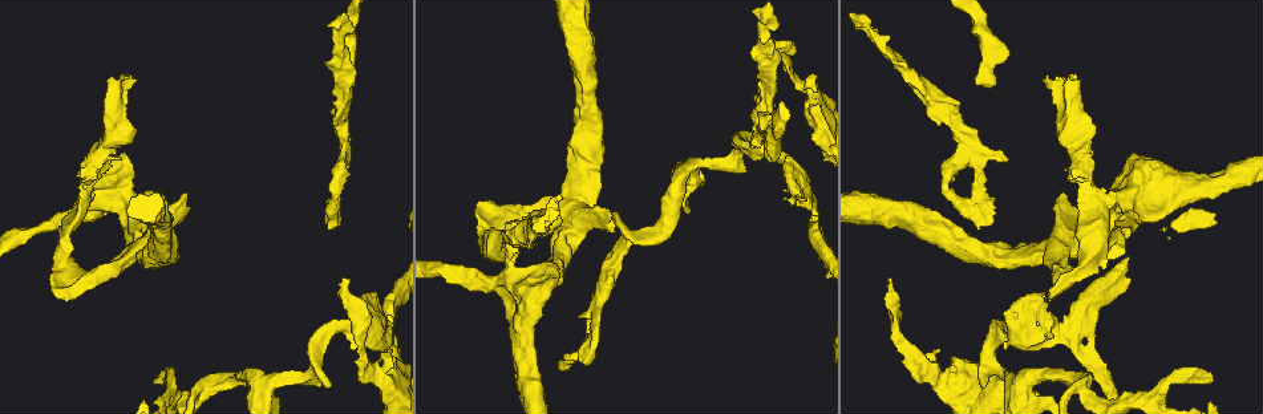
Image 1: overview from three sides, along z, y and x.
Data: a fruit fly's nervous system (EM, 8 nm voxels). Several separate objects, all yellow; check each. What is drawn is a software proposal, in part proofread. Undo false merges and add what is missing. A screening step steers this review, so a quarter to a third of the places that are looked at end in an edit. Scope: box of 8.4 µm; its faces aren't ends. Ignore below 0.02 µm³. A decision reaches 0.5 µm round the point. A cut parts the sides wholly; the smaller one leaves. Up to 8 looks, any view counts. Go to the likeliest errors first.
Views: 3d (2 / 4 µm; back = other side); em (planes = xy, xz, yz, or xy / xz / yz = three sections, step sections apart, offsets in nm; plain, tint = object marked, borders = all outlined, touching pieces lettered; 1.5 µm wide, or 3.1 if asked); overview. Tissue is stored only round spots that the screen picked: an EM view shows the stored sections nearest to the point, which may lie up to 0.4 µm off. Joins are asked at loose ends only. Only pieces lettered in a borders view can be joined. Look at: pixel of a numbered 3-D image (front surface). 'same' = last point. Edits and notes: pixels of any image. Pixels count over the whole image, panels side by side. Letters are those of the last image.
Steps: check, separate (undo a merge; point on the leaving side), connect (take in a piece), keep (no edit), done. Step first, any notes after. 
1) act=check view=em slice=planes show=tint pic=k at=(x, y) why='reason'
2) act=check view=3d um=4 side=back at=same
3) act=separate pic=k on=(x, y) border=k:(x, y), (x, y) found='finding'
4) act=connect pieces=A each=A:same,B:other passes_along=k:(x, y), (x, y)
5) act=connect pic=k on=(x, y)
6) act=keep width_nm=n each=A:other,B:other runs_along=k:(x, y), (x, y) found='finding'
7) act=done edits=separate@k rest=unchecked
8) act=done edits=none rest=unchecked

act=check view=em slice=yz step=4 show=tint pic=1 at=(182, 196) why='free end'

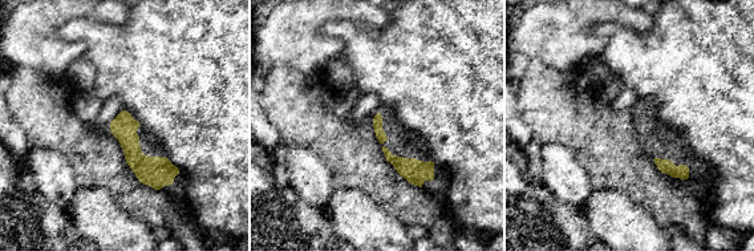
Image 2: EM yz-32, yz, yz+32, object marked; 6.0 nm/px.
act=check view=em slice=planes show=borders at=same why='cut it another way'

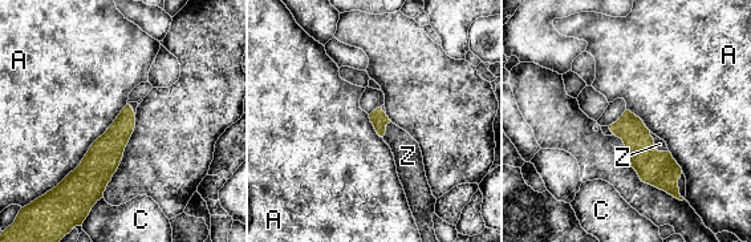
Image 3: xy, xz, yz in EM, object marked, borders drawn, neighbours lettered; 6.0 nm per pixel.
act=connect pieces=Z each=A:other,C:other,Z:same passes_along=3:(660, 169), (654, 146), (660, 144) found='the neuron continues'

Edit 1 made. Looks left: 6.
act=check view=overview

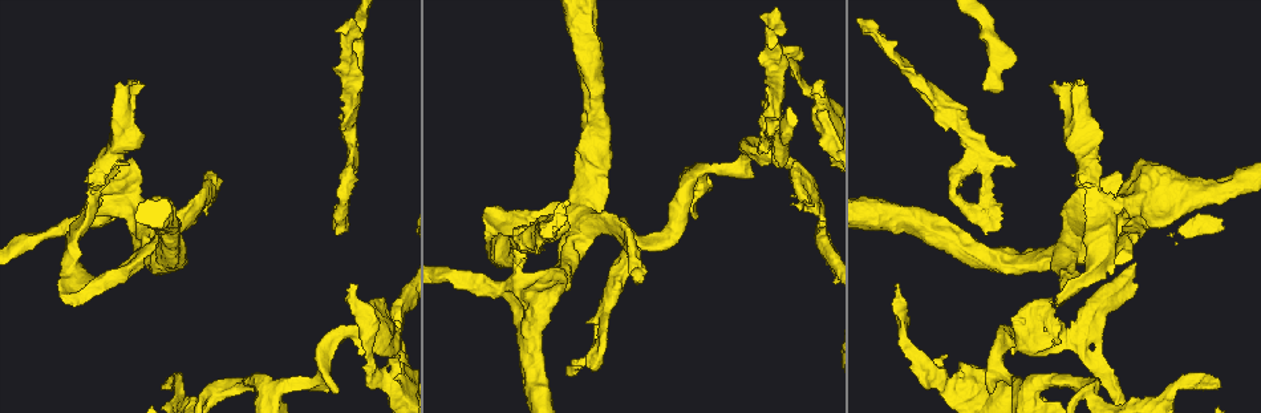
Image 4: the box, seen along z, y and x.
act=check view=em slice=planes show=plain pic=4 at=(391, 356) why='branch stops here'

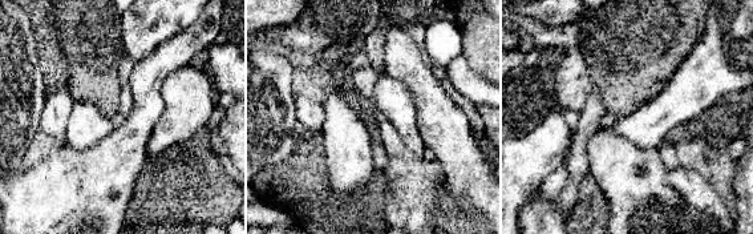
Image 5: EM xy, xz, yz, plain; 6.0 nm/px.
act=check view=em slice=planes show=borders at=same why='see the neighbours'

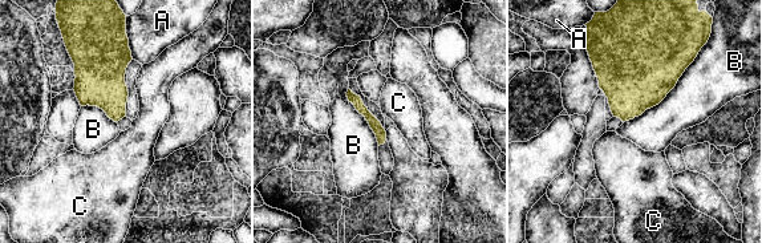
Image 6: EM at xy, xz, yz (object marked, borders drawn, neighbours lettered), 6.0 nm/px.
act=keep each=A:other,B:other,C:other runs_along=6:(349, 93), (372, 120), (381, 141) found='no lettered piece goes on from it'

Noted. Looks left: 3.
act=check view=em slice=planes show=plain pic=4 at=(271, 399) why='calibre changes'

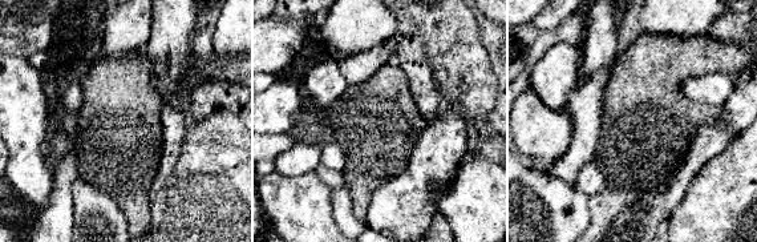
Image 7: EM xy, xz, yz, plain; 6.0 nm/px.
act=check view=em slice=planes show=borders at=same why='what lies round it'

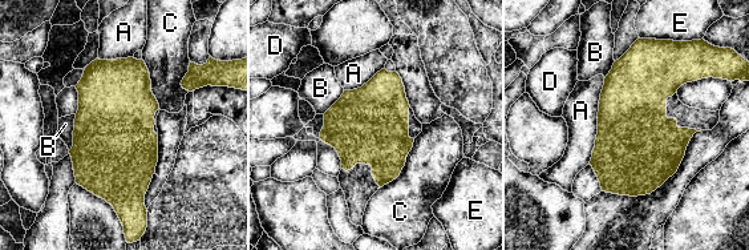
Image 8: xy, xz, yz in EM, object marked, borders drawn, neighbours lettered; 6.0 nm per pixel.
act=keep each=A:other,B:other,C:other,D:other,E:other found='one neuron here'

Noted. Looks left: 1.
act=done edits=connect@3 rest=unchecked

